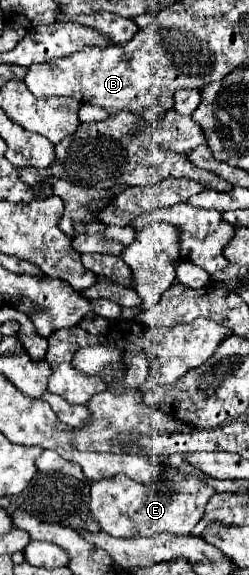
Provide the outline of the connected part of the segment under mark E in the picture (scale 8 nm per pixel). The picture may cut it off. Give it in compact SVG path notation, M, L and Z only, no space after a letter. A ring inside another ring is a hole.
M182 455L158 457L156 461L168 463L174 469L164 473L160 485L142 485L126 475L116 475L112 479L104 479L92 485L90 493L90 511L92 517L98 521L100 531L112 537L136 537L136 535L154 535L156 531L170 531L174 535L188 535L196 523L204 517L204 509L208 499L216 493L208 485L198 481L198 473L190 467ZM178 469L178 471L176 471Z

